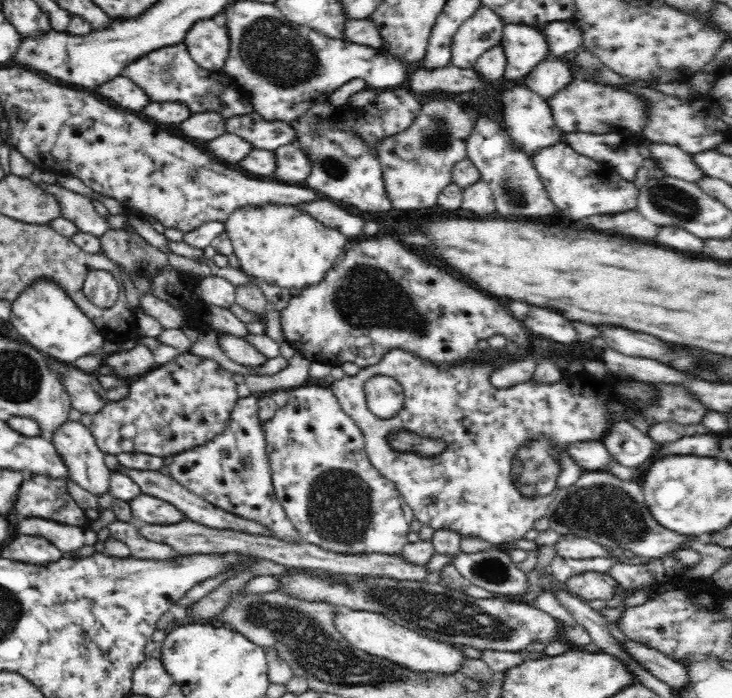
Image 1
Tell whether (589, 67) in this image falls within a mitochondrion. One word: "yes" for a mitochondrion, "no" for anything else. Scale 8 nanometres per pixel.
yes

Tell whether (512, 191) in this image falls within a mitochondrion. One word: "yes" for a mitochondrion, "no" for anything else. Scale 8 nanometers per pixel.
yes

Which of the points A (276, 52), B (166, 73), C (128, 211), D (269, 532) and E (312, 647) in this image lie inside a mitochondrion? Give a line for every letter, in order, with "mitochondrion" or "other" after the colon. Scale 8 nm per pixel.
A: mitochondrion
B: mitochondrion
C: other
D: other
E: mitochondrion

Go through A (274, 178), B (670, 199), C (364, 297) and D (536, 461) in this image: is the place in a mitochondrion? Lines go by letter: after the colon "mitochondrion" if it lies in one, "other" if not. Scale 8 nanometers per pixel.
A: other
B: mitochondrion
C: mitochondrion
D: mitochondrion

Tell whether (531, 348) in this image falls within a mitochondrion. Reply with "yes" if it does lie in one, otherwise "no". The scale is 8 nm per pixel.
no

